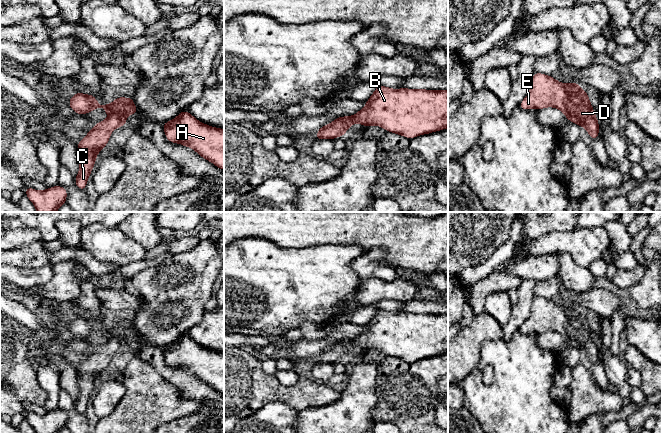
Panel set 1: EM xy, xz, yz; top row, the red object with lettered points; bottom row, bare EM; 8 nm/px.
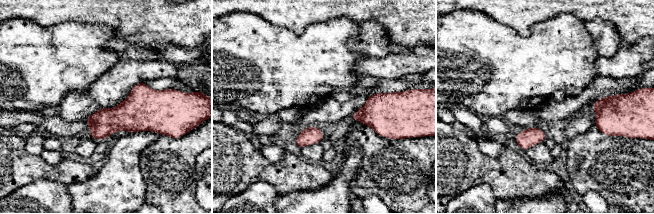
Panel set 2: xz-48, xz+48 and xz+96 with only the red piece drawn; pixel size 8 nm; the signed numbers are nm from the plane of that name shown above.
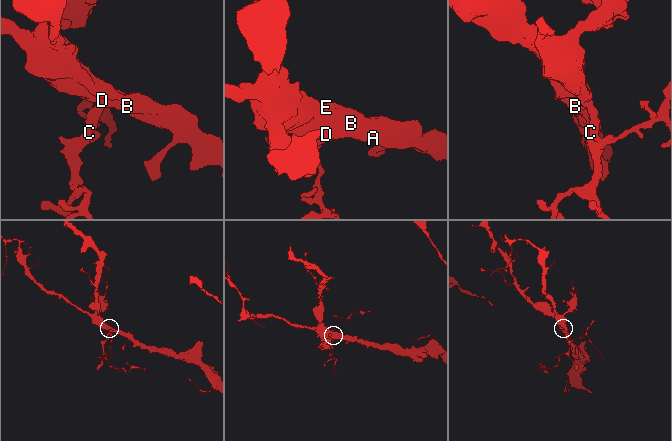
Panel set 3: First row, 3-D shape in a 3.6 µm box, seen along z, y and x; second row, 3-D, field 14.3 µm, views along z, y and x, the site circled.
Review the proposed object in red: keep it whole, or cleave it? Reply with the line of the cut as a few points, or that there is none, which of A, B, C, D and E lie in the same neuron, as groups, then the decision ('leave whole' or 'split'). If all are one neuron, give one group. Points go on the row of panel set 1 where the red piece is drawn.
no cut; A B C D E; leave whole

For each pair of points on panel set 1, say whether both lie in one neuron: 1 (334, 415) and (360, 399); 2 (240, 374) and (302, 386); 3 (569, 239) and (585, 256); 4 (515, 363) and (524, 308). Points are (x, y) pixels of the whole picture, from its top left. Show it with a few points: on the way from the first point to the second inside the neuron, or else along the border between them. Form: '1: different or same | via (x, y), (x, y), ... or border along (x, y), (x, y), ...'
1: same | via (340, 414), (354, 405)
2: same | via (255, 389), (287, 391)
3: same | via (573, 243), (582, 252)
4: different | border along (518, 329), (507, 340), (502, 338)

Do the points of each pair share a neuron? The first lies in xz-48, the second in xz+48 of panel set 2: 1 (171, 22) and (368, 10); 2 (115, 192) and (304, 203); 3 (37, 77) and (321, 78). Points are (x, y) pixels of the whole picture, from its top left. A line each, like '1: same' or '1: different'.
1: same
2: same
3: same

